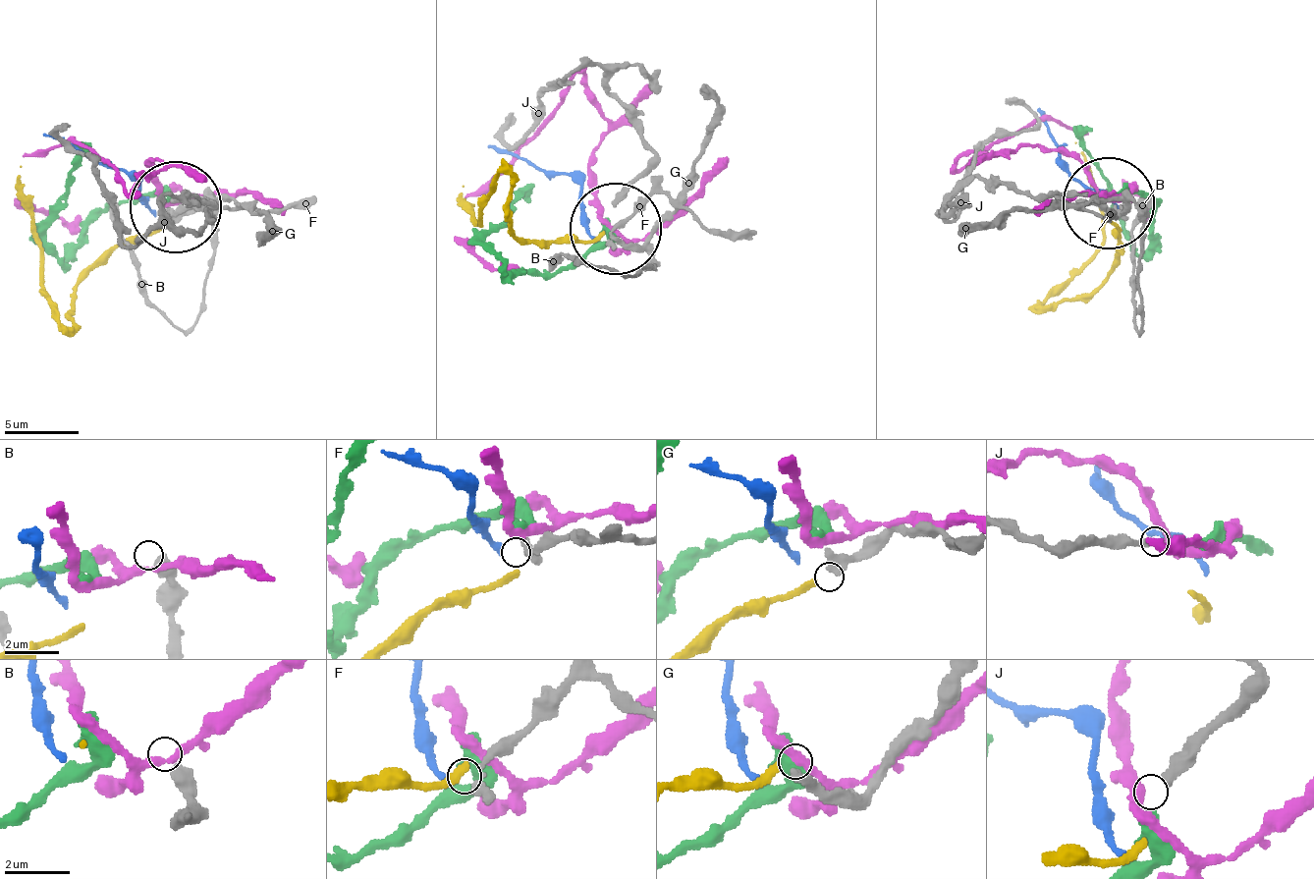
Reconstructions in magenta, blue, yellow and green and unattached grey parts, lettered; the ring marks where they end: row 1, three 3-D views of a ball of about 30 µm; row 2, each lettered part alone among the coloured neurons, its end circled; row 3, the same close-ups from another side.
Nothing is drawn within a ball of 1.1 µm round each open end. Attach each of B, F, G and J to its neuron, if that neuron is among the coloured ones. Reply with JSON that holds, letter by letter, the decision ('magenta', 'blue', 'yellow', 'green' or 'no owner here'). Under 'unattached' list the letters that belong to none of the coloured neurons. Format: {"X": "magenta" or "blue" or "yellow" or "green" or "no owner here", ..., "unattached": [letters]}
{"B": "no owner here", "F": "blue", "G": "yellow", "J": "green", "unattached": ["B"]}

